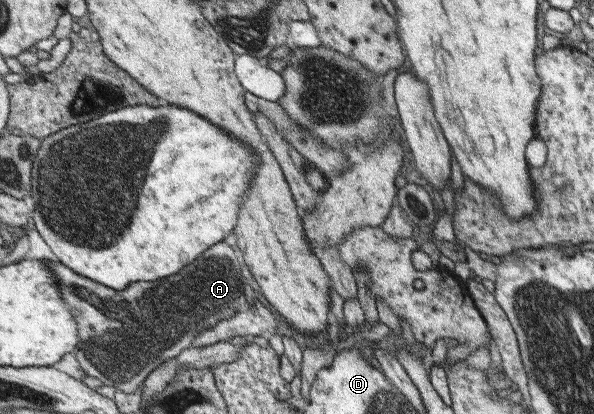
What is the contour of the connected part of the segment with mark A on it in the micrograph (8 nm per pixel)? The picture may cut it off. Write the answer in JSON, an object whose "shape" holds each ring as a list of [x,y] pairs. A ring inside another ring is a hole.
{"shape":[[[212,245],[206,249],[202,256],[193,262],[184,265],[180,273],[174,273],[170,277],[158,279],[158,281],[139,281],[128,284],[128,289],[120,292],[120,301],[112,301],[110,288],[106,291],[104,284],[100,285],[82,274],[68,269],[62,262],[47,261],[60,279],[60,289],[64,293],[64,301],[68,302],[68,295],[86,295],[84,301],[68,302],[75,321],[79,325],[80,349],[75,353],[80,370],[85,375],[97,378],[102,385],[114,386],[124,393],[141,392],[144,380],[153,369],[159,368],[164,361],[170,361],[180,355],[184,349],[191,349],[196,336],[204,328],[212,328],[212,325],[220,323],[224,318],[232,317],[245,307],[253,304],[257,296],[252,294],[248,285],[256,285],[252,271],[242,259],[243,254],[238,249],[232,249],[232,245]]]}

